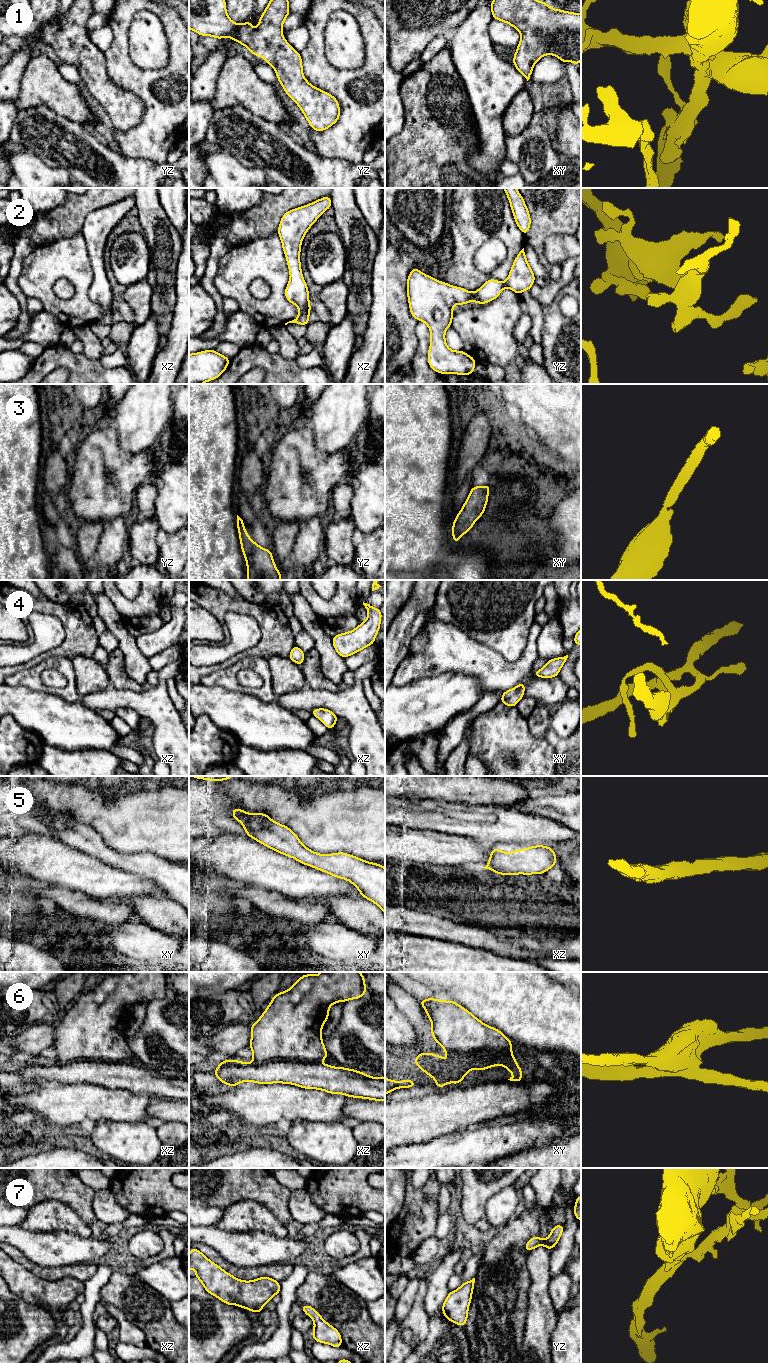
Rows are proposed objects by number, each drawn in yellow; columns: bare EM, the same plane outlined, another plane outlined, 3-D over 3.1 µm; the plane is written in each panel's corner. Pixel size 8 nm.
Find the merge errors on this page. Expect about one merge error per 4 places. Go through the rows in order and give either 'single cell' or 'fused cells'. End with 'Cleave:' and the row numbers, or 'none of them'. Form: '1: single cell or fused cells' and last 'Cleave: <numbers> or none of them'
1: single cell
2: single cell
3: single cell
4: single cell
5: single cell
6: fused cells
7: single cell
Cleave: 6

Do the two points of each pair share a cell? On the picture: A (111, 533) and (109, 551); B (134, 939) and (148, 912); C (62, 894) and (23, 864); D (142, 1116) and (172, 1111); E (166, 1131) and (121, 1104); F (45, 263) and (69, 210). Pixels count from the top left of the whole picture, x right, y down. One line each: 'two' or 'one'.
A: one
B: two
C: two
D: one
E: two
F: two

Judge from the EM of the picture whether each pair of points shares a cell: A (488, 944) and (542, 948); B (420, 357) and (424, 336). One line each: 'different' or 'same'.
A: same
B: same

